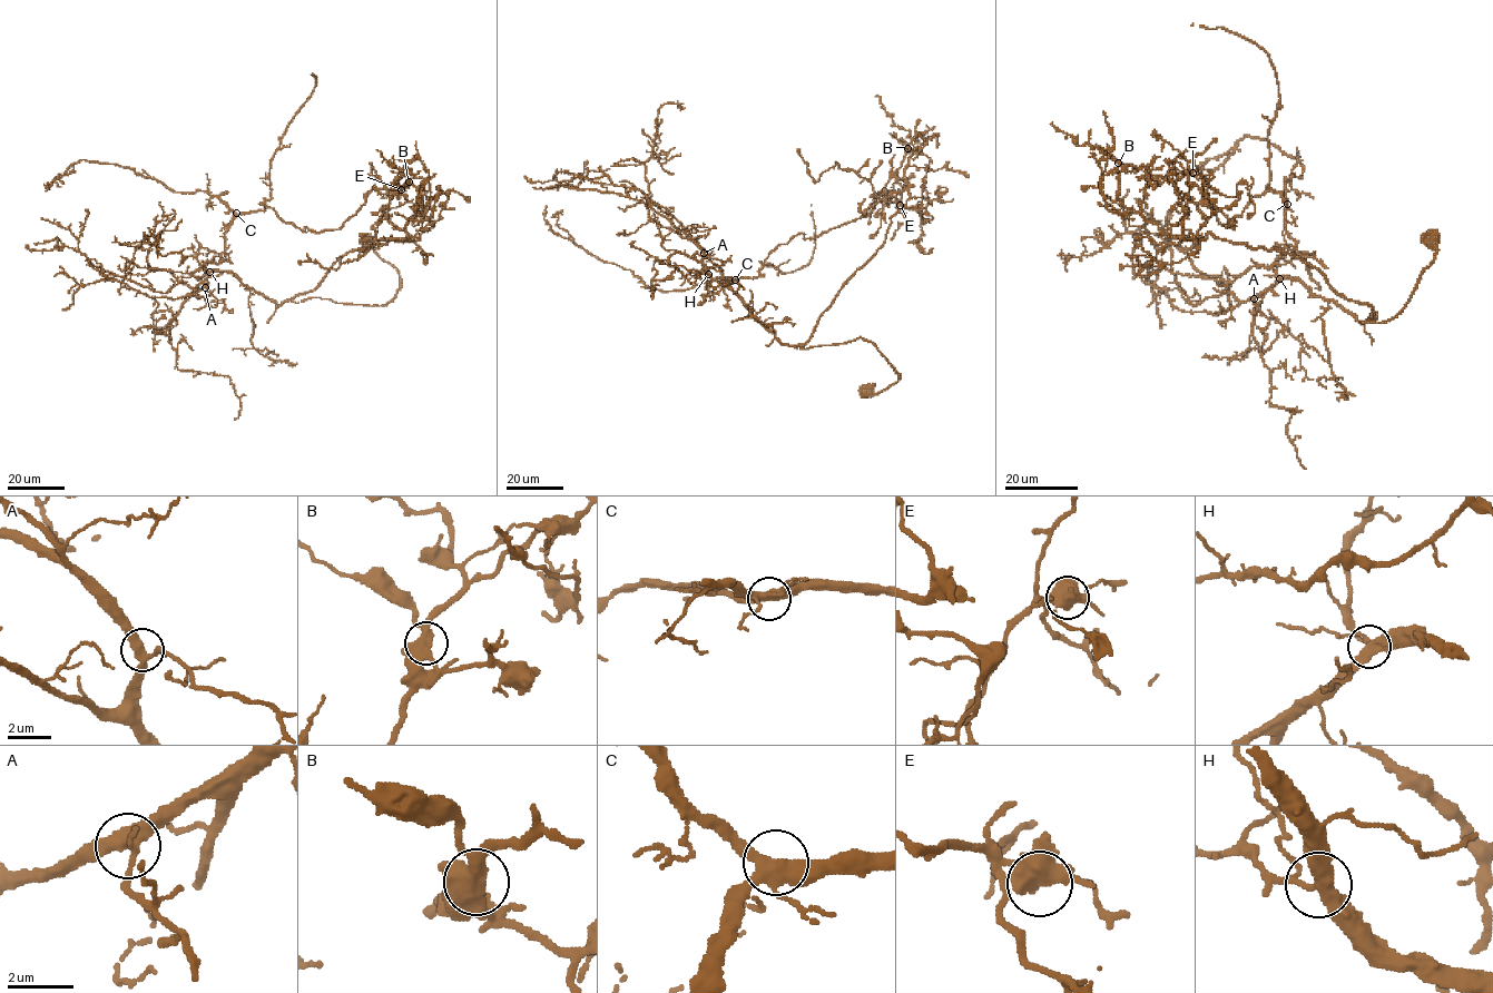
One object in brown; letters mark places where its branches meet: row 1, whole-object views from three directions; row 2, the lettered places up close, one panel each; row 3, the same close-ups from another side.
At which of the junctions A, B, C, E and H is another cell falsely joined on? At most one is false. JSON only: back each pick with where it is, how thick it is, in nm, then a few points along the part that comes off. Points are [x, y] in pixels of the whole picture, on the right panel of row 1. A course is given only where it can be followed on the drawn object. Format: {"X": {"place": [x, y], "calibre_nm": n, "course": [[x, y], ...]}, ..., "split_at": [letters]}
{"B": {"place": [1118, 163], "calibre_nm": 440, "course": [[1118, 163], [1196, 169], [1231, 228], [1253, 197], [1286, 204], [1303, 166], [1246, 135], [1214, 169], [1194, 165]]}, "split_at": ["B"]}

